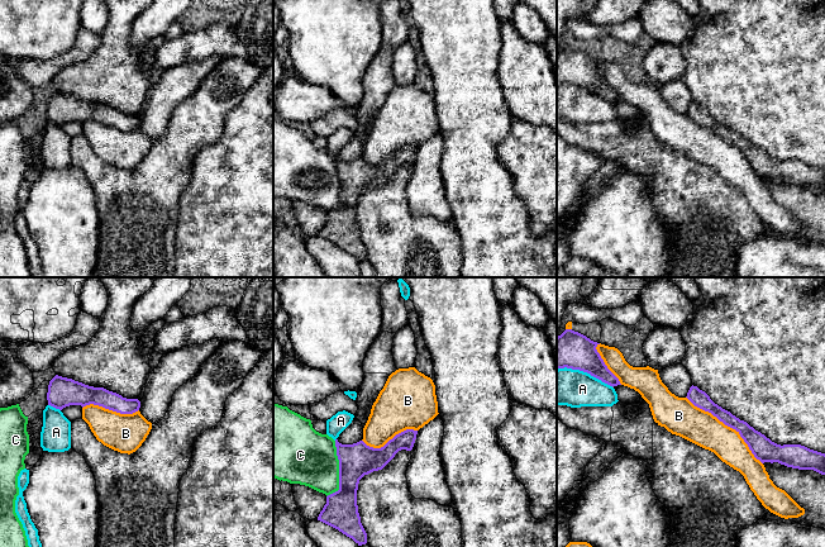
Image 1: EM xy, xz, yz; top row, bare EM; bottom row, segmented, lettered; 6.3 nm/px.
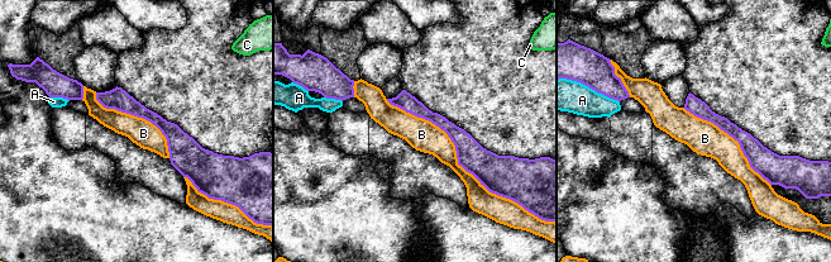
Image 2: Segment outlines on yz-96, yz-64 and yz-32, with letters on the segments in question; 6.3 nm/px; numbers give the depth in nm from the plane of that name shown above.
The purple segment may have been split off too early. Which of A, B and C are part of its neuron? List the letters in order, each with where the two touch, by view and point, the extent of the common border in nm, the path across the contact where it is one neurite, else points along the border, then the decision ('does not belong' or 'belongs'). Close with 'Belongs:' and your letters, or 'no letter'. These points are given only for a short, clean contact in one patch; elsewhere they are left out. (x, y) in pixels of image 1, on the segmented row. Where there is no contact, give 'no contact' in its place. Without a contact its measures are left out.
A: meets purple in yz at (585, 371); contact 380 nm long; does not belong
B: meets purple in yz at (728, 426); contact 650 nm long; does not belong
C: meets purple in xz at (339, 471); contact 360 nm long; does not belong
Belongs: no letter

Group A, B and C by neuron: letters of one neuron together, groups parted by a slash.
A / B / C

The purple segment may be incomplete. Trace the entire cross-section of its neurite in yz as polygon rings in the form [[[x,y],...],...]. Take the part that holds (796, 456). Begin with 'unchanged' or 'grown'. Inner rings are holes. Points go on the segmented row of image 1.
unchanged; [[[691,386],[686,396],[695,406],[711,413],[725,425],[735,429],[757,460],[764,462],[778,462],[787,467],[798,470],[814,470],[825,475],[825,453],[810,450],[801,444],[777,444],[747,422],[740,420],[730,412],[715,404],[710,396],[697,386]]]

